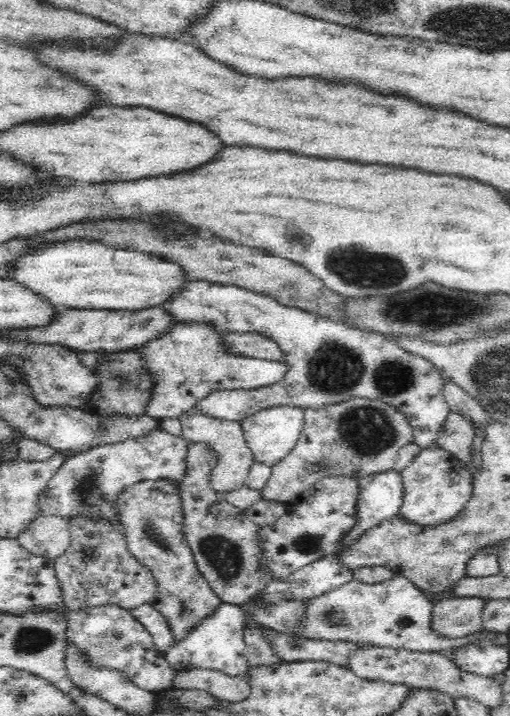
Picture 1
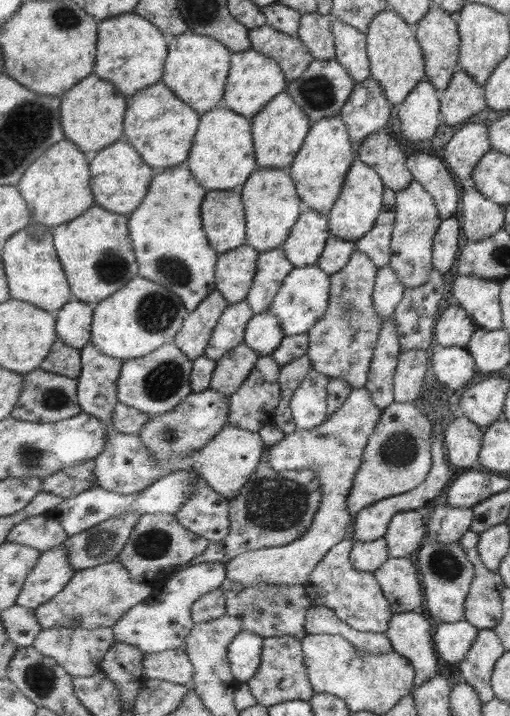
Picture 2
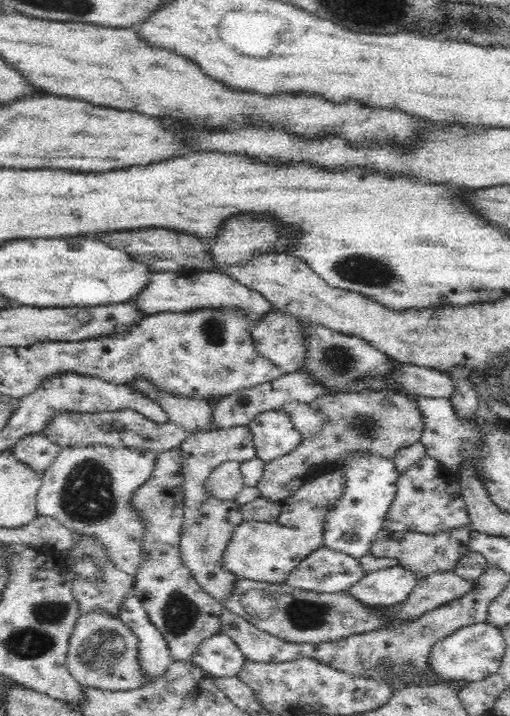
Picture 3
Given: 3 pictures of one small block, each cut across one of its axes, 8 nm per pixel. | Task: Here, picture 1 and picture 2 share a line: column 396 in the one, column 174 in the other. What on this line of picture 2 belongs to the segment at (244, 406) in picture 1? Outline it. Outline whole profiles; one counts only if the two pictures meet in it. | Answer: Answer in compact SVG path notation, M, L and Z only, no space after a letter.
M174 342L161 346L154 353L126 360L118 380L118 400L142 410L150 418L171 412L192 393L190 376L193 368L194 361Z

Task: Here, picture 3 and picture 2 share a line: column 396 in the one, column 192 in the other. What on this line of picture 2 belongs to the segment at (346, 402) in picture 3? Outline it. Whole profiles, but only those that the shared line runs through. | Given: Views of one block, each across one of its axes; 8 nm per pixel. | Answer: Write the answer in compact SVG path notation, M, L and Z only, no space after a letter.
M211 388L191 393L175 410L151 418L138 434L155 458L163 461L178 459L204 449L229 422L230 397Z

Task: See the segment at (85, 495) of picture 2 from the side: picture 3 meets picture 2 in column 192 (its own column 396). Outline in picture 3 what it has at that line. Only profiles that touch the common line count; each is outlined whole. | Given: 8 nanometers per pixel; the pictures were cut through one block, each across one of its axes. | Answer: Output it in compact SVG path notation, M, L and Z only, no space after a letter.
M354 454L351 458L346 458L340 468L348 480L346 495L331 511L329 521L326 522L323 546L360 560L369 553L370 543L383 527L395 502L400 473L392 459L371 457L369 454Z

